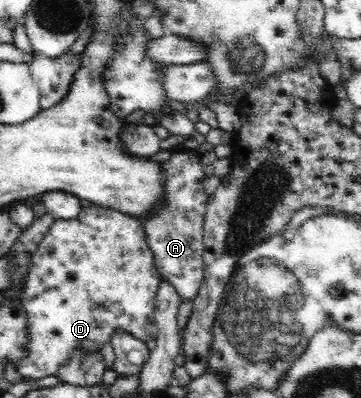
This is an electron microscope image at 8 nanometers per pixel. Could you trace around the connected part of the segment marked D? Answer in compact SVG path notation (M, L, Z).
M92 205L91 207L81 207L80 214L76 218L55 219L46 236L29 258L24 286L22 286L22 291L19 292L21 302L28 314L31 348L29 358L22 363L16 364L18 371L24 377L30 376L36 380L46 378L46 376L57 376L60 368L68 364L75 351L80 351L80 353L100 353L105 344L111 344L112 338L118 330L127 332L130 336L136 338L136 341L145 344L150 339L146 329L148 324L153 322L154 310L156 308L156 288L160 284L160 279L162 277L156 268L154 253L146 240L144 225L137 218L132 218L129 215L124 216L117 210Z

